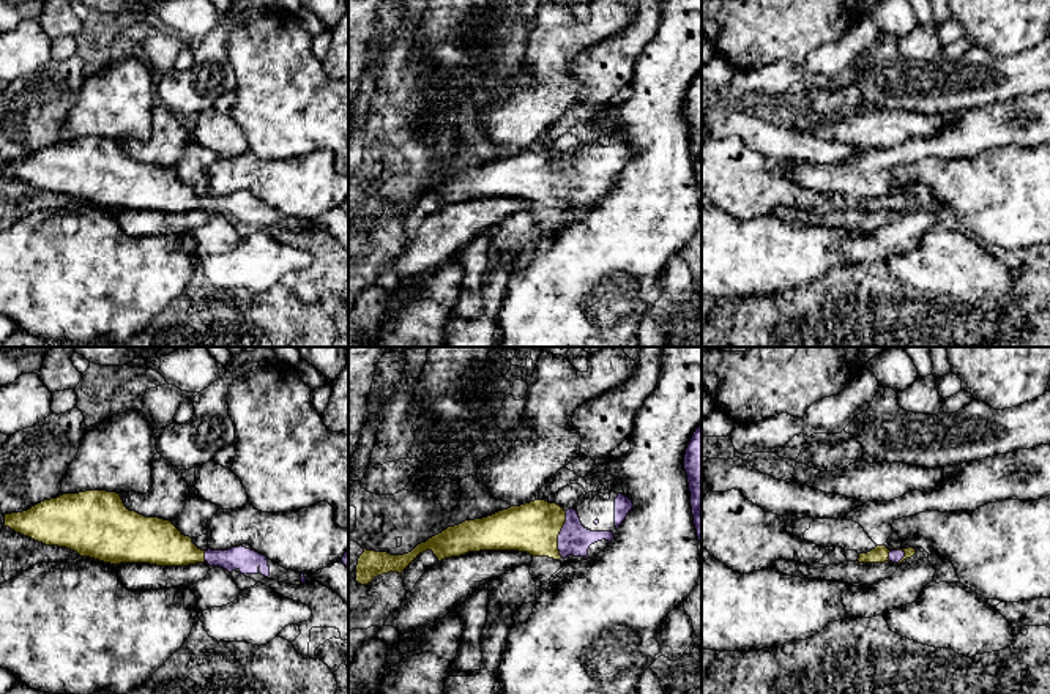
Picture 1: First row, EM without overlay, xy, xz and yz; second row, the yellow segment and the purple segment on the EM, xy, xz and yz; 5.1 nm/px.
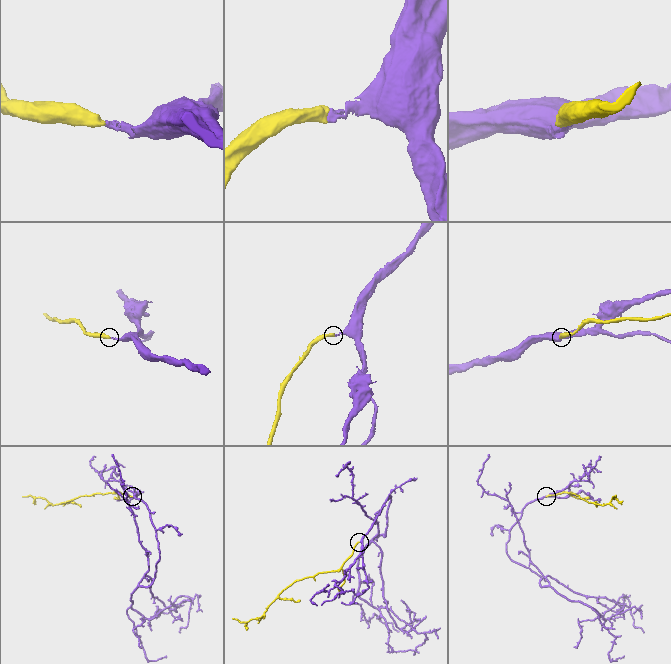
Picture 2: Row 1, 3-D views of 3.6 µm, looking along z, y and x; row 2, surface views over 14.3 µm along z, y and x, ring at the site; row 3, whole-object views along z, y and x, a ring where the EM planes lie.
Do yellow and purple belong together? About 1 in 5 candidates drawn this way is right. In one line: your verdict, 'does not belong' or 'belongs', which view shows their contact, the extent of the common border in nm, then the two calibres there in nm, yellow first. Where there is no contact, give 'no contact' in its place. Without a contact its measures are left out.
belongs; meets yellow in xz; contact 240 nm long; 260 nm thick on the yellow side, 160 nm on the other

